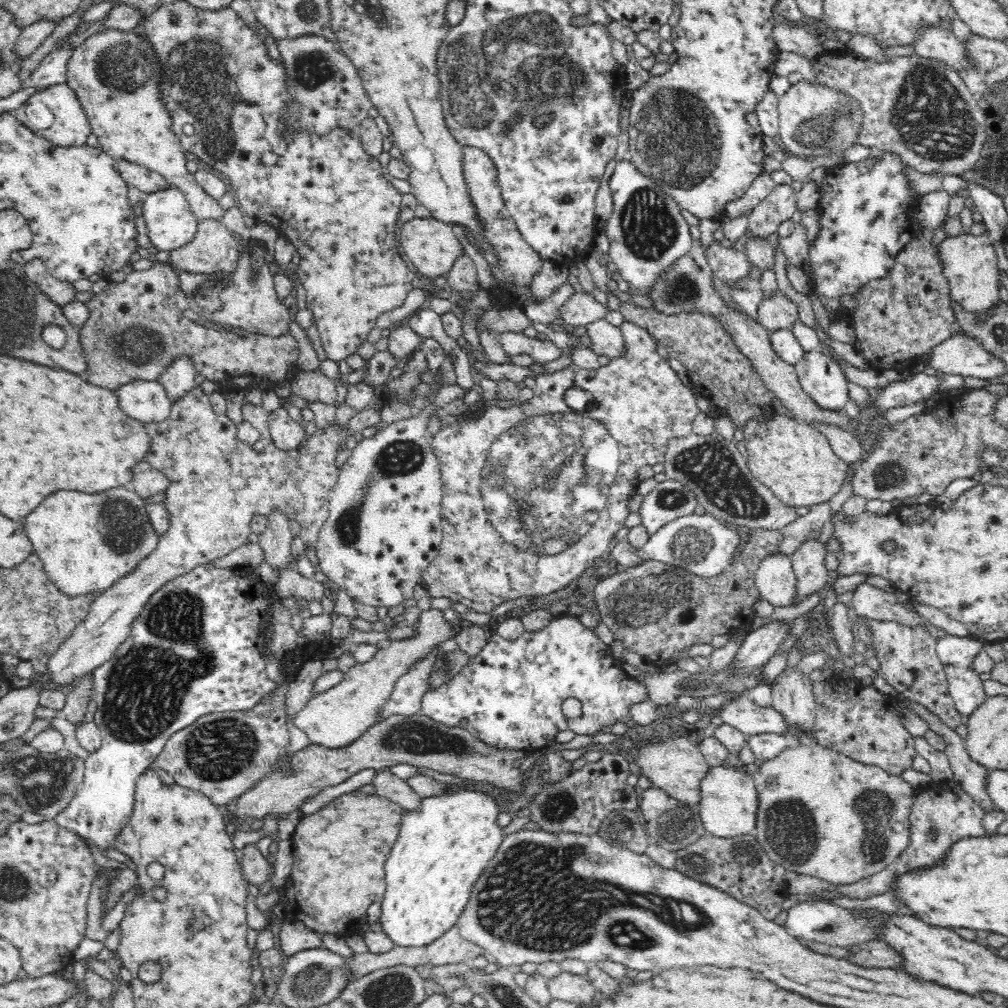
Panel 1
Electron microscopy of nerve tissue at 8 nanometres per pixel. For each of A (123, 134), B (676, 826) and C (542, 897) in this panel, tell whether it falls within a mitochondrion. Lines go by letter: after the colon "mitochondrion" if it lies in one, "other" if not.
A: other
B: mitochondrion
C: mitochondrion

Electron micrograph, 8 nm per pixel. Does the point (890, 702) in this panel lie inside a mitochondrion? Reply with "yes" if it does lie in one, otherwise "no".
no

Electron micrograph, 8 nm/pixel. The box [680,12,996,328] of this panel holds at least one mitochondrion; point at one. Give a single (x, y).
(931, 118)

